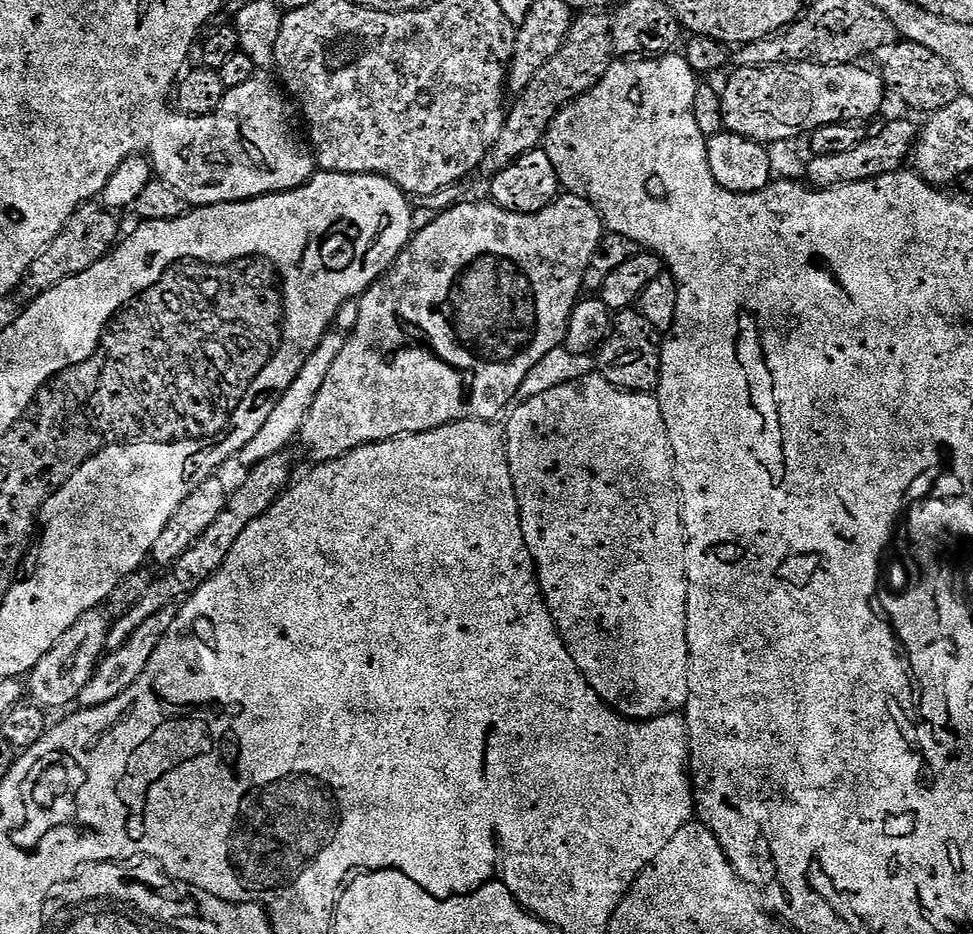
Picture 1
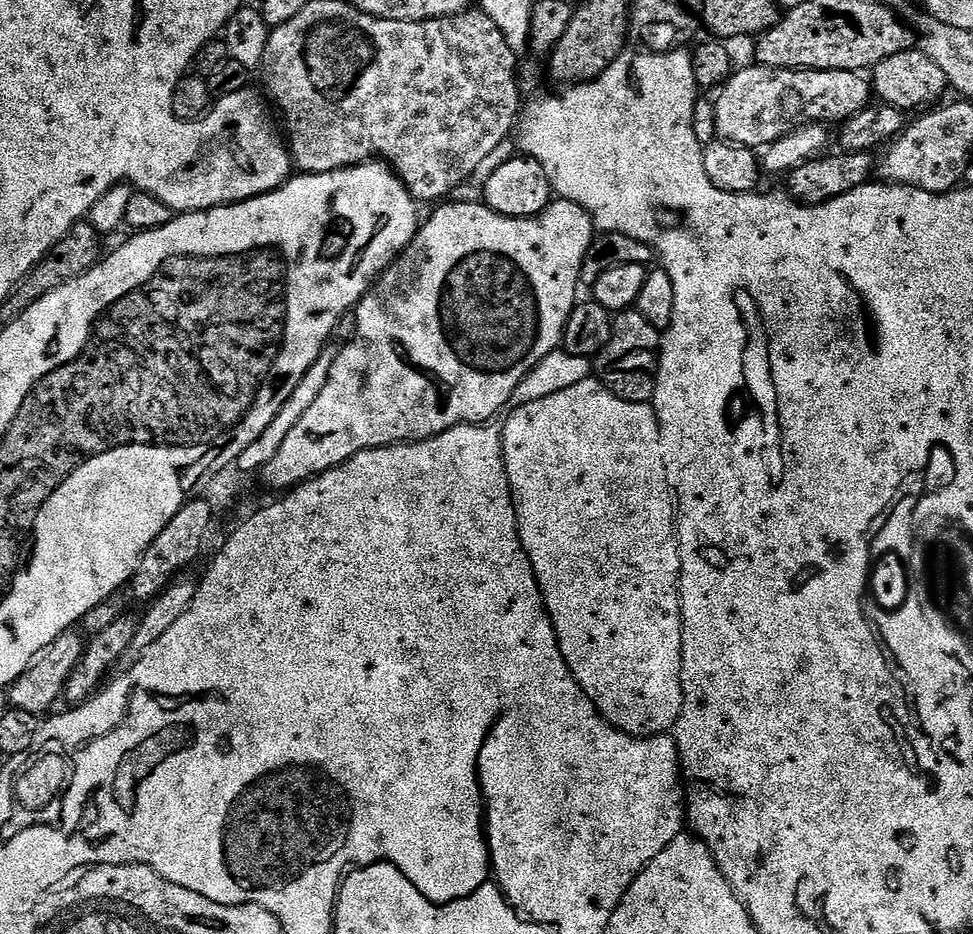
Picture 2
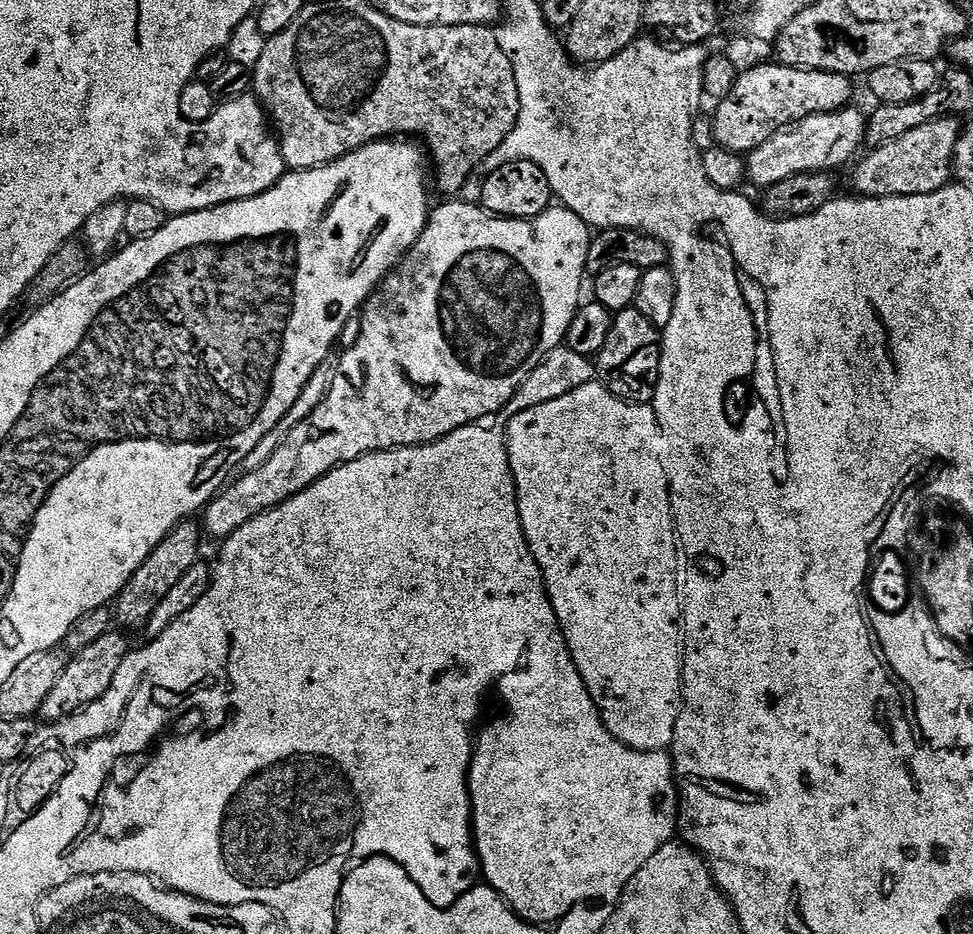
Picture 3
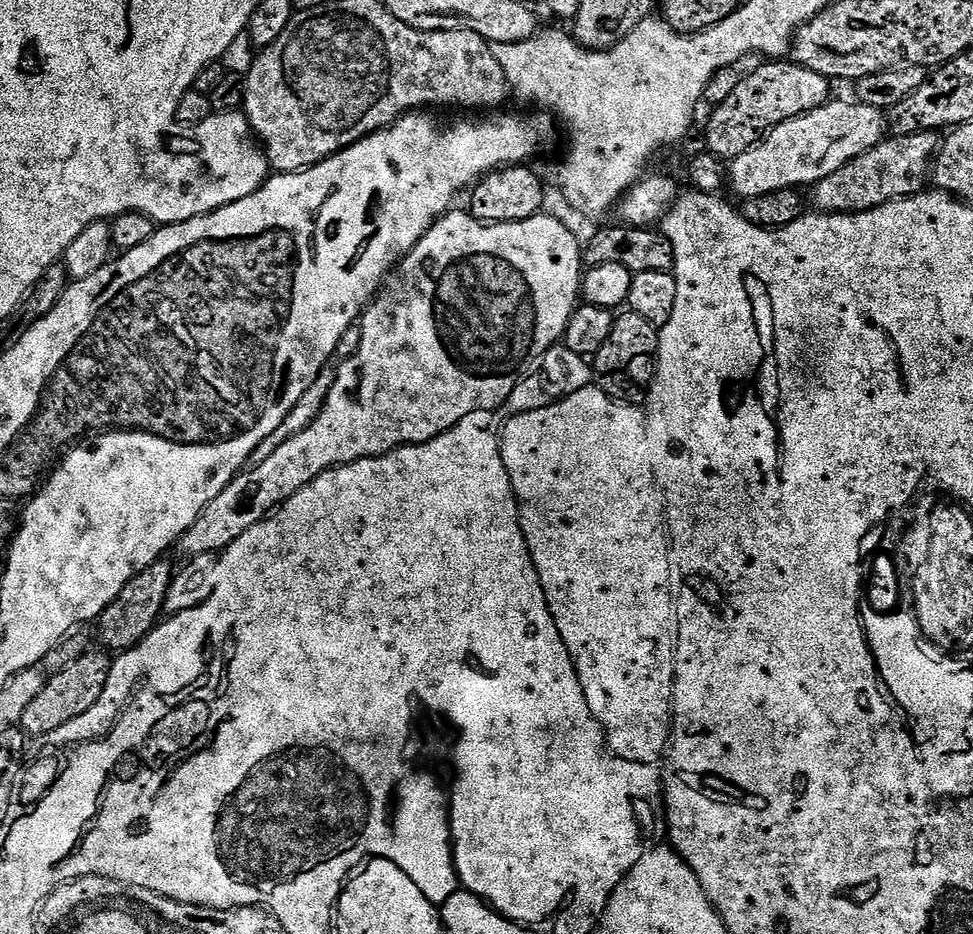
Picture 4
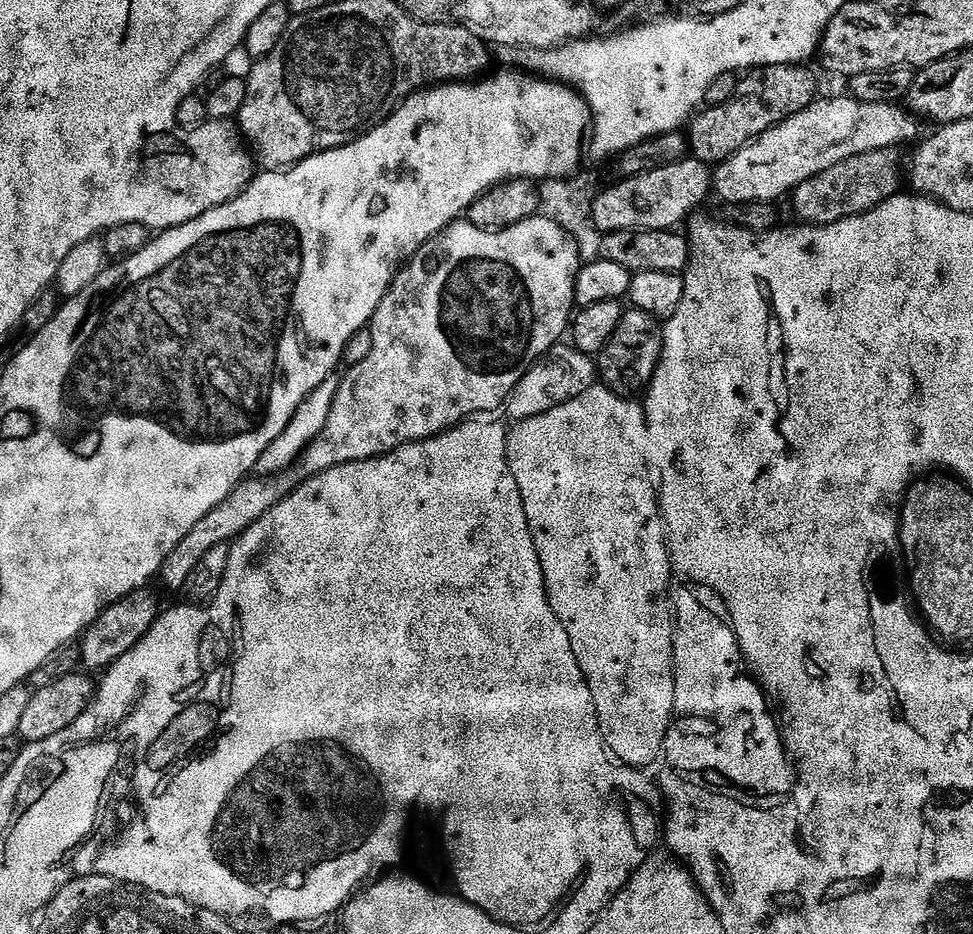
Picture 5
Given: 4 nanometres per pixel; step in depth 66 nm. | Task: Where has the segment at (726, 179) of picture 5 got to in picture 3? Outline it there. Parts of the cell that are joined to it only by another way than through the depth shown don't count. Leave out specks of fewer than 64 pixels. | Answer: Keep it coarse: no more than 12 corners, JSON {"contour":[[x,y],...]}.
{"contour":[[849,106],[800,120],[746,156],[760,190],[831,173],[865,147]]}

